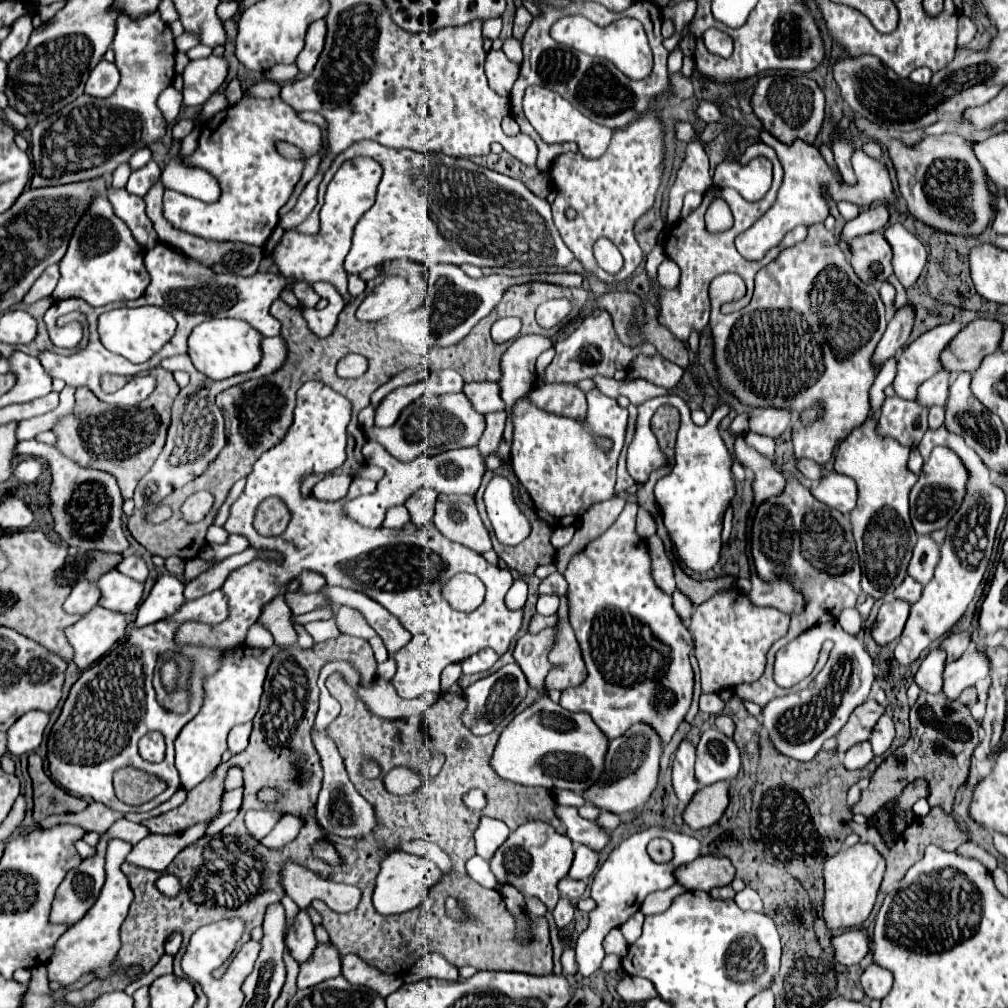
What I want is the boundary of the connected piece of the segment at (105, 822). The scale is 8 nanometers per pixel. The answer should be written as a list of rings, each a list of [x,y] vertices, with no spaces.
[[[90,802],[90,806],[84,812],[76,812],[76,814],[56,814],[56,816],[48,816],[46,820],[40,822],[42,828],[52,828],[56,824],[76,824],[80,828],[84,828],[86,832],[98,832],[104,834],[116,820],[126,818],[120,812],[114,812],[110,808],[106,808],[104,804],[98,802]]]

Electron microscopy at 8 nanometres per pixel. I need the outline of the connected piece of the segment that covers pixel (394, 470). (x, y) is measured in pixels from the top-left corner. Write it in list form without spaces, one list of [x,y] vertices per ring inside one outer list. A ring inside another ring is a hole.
[[[372,440],[366,442],[366,446],[362,448],[362,454],[366,456],[366,462],[376,462],[376,466],[382,466],[386,470],[386,474],[378,482],[378,490],[374,494],[360,496],[360,498],[348,502],[346,504],[346,514],[350,514],[350,518],[360,522],[362,526],[370,526],[370,528],[382,526],[384,514],[390,506],[404,504],[408,496],[412,496],[416,490],[420,490],[424,486],[434,488],[440,494],[468,494],[468,496],[474,496],[476,490],[480,488],[482,474],[486,472],[486,462],[484,462],[484,456],[480,454],[478,446],[468,446],[468,448],[446,452],[446,460],[448,460],[446,468],[442,466],[442,454],[440,456],[420,456],[418,460],[414,460],[410,464],[402,464],[402,462],[394,460],[380,444],[372,442]]]

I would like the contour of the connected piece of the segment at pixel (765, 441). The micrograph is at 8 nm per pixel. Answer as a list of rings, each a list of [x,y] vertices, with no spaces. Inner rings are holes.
[[[748,432],[748,434],[744,436],[744,440],[746,440],[746,444],[750,444],[752,448],[756,448],[760,454],[764,454],[764,456],[768,456],[768,458],[774,456],[774,438]]]

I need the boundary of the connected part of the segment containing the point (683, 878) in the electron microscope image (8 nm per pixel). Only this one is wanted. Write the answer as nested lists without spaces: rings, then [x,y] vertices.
[[[700,856],[694,864],[678,870],[678,882],[688,890],[704,890],[726,886],[736,878],[736,868],[728,858],[718,856]]]

